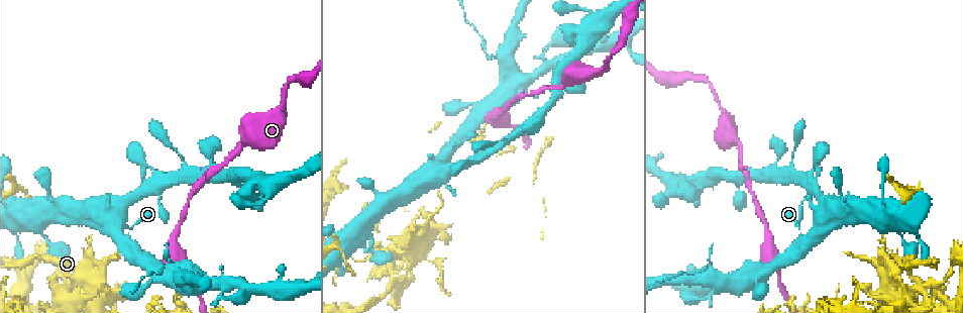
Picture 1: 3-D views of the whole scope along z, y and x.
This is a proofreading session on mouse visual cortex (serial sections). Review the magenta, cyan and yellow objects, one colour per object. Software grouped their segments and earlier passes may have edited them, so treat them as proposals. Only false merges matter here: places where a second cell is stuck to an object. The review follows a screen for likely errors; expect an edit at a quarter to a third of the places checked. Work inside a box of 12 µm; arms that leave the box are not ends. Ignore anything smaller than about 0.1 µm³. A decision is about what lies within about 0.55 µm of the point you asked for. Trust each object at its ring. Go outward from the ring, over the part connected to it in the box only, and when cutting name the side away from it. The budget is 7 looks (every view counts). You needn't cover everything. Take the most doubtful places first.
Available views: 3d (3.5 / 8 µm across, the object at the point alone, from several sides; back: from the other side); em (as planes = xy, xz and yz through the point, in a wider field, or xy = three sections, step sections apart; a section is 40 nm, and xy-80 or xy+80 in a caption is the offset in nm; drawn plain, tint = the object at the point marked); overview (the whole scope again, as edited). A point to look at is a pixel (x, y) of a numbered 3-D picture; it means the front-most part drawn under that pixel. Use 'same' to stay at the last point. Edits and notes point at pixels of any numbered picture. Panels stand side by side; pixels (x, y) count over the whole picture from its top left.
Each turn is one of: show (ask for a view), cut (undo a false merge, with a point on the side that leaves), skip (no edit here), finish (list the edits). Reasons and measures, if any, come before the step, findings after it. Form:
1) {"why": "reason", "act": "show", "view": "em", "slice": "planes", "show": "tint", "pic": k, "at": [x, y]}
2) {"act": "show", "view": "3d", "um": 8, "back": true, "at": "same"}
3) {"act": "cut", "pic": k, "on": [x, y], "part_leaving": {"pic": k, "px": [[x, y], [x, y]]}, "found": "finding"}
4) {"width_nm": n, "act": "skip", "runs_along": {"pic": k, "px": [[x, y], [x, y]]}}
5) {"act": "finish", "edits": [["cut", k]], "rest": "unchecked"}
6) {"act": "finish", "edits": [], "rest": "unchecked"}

{"why": "sudden change in width", "act": "show", "view": "3d", "um": 8, "pic": 1, "at": [410, 271]}

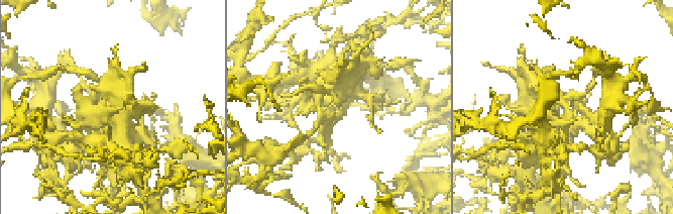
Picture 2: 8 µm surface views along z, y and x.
{"act": "show", "view": "3d", "um": 3.5, "pic": 2, "at": [338, 105]}

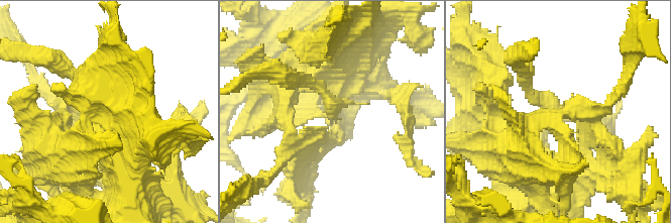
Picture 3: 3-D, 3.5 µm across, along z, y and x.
{"act": "show", "view": "em", "slice": "xy", "step": 2, "show": "tint", "pic": 3, "at": [334, 115]}

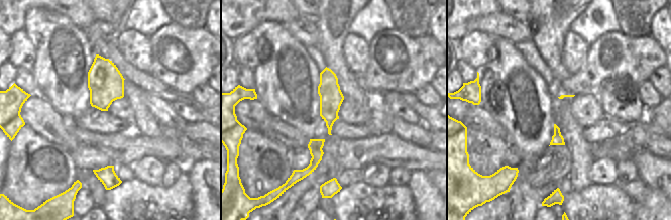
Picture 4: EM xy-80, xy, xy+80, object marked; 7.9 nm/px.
{"act": "cut", "pic": 3, "on": [339, 126], "part_leaving": {"pic": 3, "px": [[562, 135], [557, 154], [499, 148]]}, "found": "two cells meet here"}

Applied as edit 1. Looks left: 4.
{"why": "a narrow waist", "act": "show", "view": "3d", "um": 3.5, "pic": 1, "at": [526, 95]}

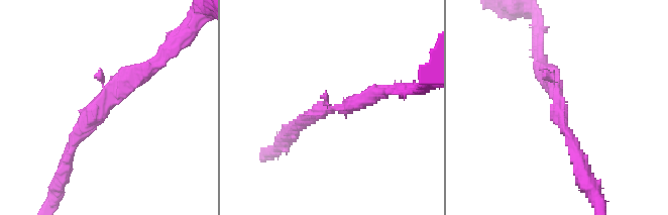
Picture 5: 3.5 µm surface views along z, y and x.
{"act": "show", "view": "em", "slice": "xy", "step": 3, "show": "tint", "pic": 5, "at": [330, 106]}

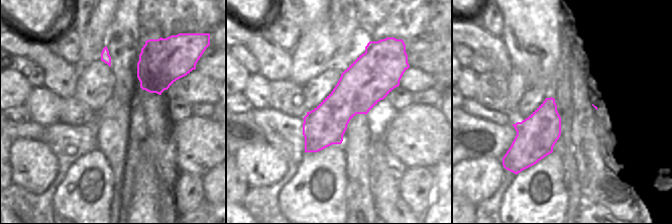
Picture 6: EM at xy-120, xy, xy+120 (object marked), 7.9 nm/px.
{"arm_widths_nm": [200, 250], "act": "skip", "runs_along": {"pic": 5, "px": [[156, 63], [109, 91], [70, 149]]}, "found": "one cell here"}

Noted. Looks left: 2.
{"act": "finish", "edits": [["cut", 3]], "rest": "unchecked"}

